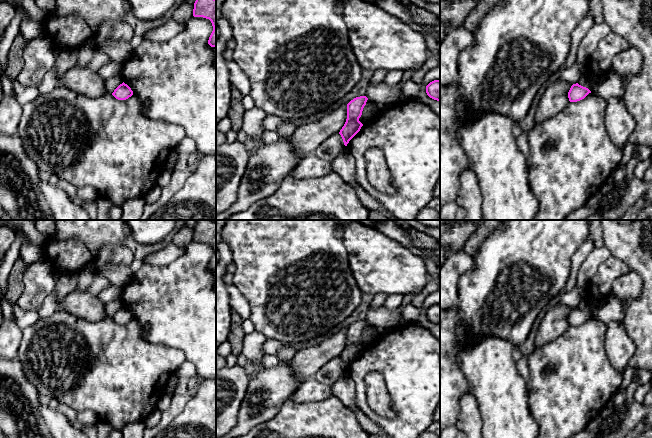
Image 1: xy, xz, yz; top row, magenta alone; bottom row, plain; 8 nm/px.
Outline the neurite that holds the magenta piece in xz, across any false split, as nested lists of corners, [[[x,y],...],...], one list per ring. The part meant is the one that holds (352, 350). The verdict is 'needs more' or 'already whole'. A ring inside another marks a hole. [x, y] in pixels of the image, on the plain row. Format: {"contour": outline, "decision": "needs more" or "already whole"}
{"contour": [[[366,320],[356,321],[347,328],[347,343],[340,354],[344,369],[347,370],[349,365],[360,355],[363,348],[359,345],[364,330],[368,322]]], "decision": "already whole"}

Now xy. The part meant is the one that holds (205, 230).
{"contour": [[[196,220],[193,240],[203,241],[211,245],[213,255],[209,261],[208,268],[211,271],[216,271],[216,223],[212,220]]], "decision": "already whole"}

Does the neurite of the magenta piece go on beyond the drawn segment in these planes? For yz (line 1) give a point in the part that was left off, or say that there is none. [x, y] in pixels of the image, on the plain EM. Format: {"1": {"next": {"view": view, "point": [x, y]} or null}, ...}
{"1": {"next": null}}

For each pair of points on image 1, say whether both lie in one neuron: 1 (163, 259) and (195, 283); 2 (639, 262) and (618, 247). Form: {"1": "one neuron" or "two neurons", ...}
{"1": "two neurons", "2": "one neuron"}

